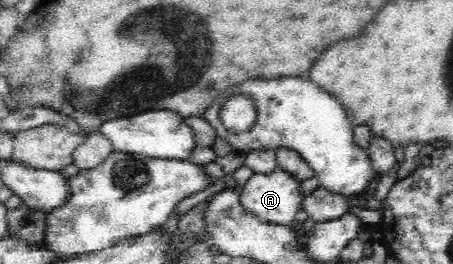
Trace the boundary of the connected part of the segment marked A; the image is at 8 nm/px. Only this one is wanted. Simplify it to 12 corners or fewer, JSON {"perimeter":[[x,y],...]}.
{"perimeter":[[280,167],[255,173],[241,204],[261,222],[288,226],[306,196]]}

